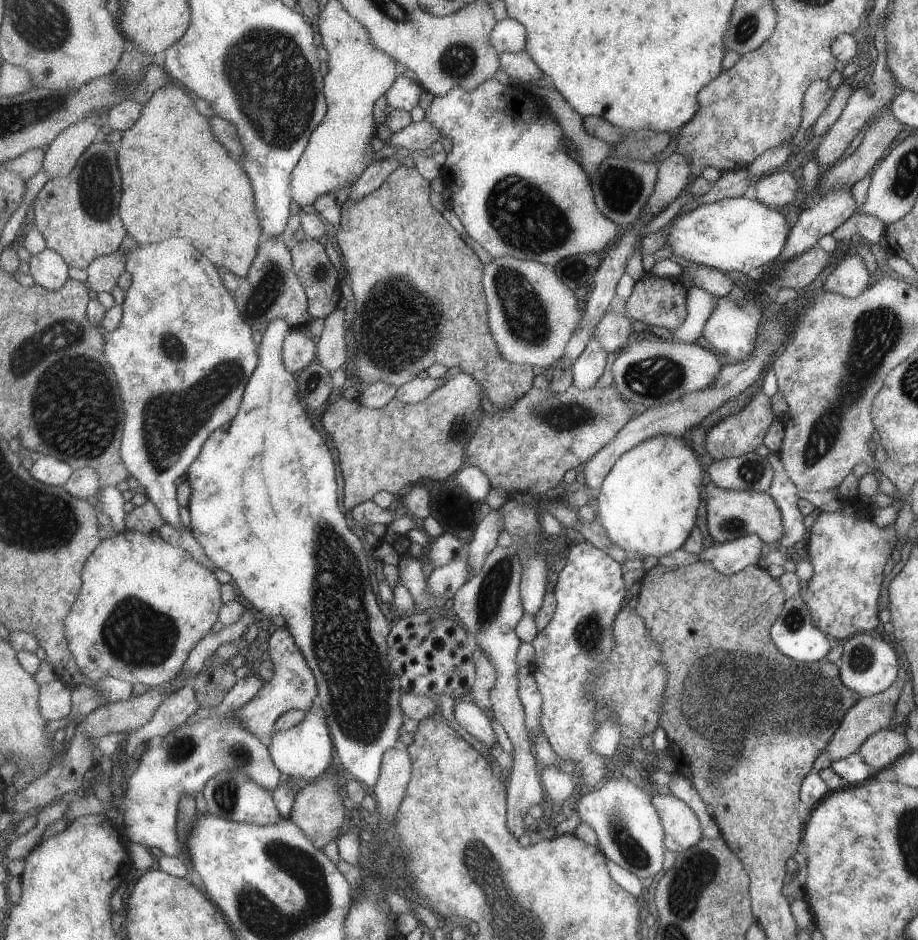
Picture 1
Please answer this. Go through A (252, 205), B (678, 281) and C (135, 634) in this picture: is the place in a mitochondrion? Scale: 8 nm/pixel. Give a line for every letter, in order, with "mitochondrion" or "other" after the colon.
A: other
B: other
C: mitochondrion

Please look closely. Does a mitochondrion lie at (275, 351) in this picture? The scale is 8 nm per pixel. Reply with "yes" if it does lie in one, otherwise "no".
no

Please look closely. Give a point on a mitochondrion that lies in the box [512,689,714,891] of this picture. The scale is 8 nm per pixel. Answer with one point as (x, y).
(618, 823)

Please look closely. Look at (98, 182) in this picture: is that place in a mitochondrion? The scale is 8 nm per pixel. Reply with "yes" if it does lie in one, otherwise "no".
yes

